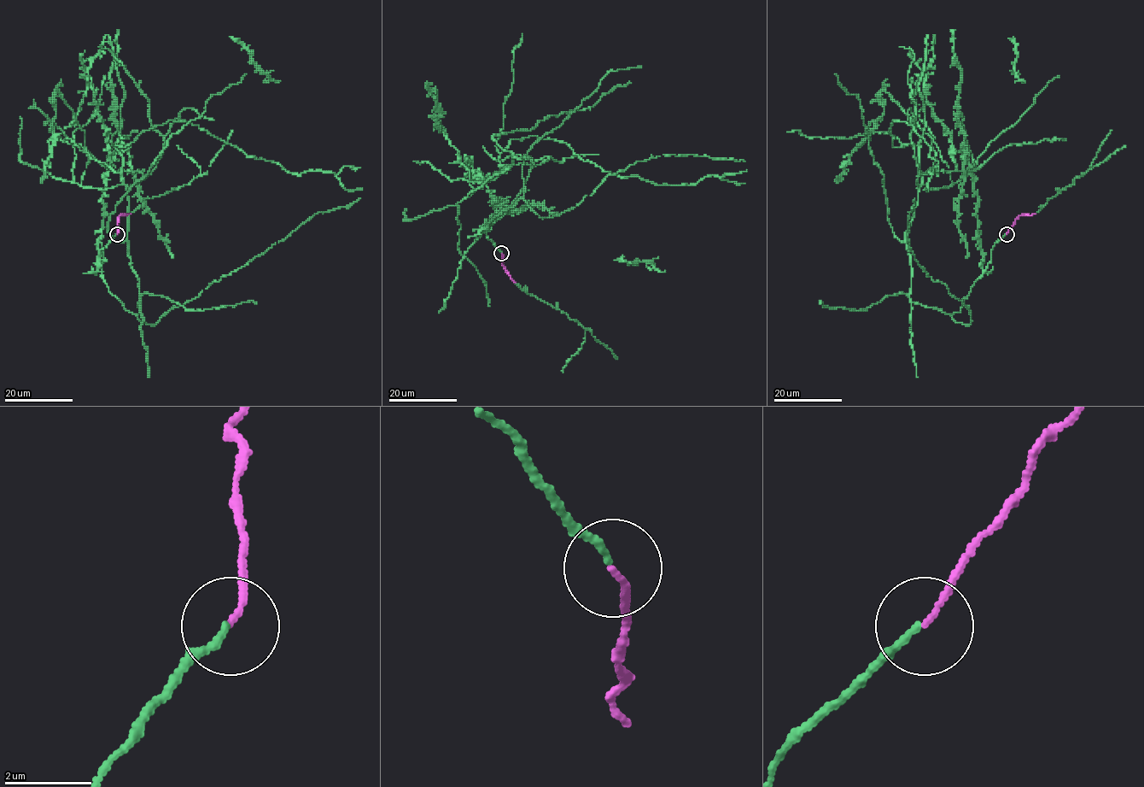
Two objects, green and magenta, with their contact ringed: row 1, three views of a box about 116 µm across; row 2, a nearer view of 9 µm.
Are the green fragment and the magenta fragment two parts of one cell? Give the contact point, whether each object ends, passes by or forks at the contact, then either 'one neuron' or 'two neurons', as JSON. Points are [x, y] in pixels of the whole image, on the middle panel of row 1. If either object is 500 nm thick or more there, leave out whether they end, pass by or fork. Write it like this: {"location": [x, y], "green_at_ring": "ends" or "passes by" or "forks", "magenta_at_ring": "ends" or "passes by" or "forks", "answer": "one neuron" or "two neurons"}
{"location": [501, 253], "green_at_ring": "ends", "magenta_at_ring": "ends", "answer": "one neuron"}

